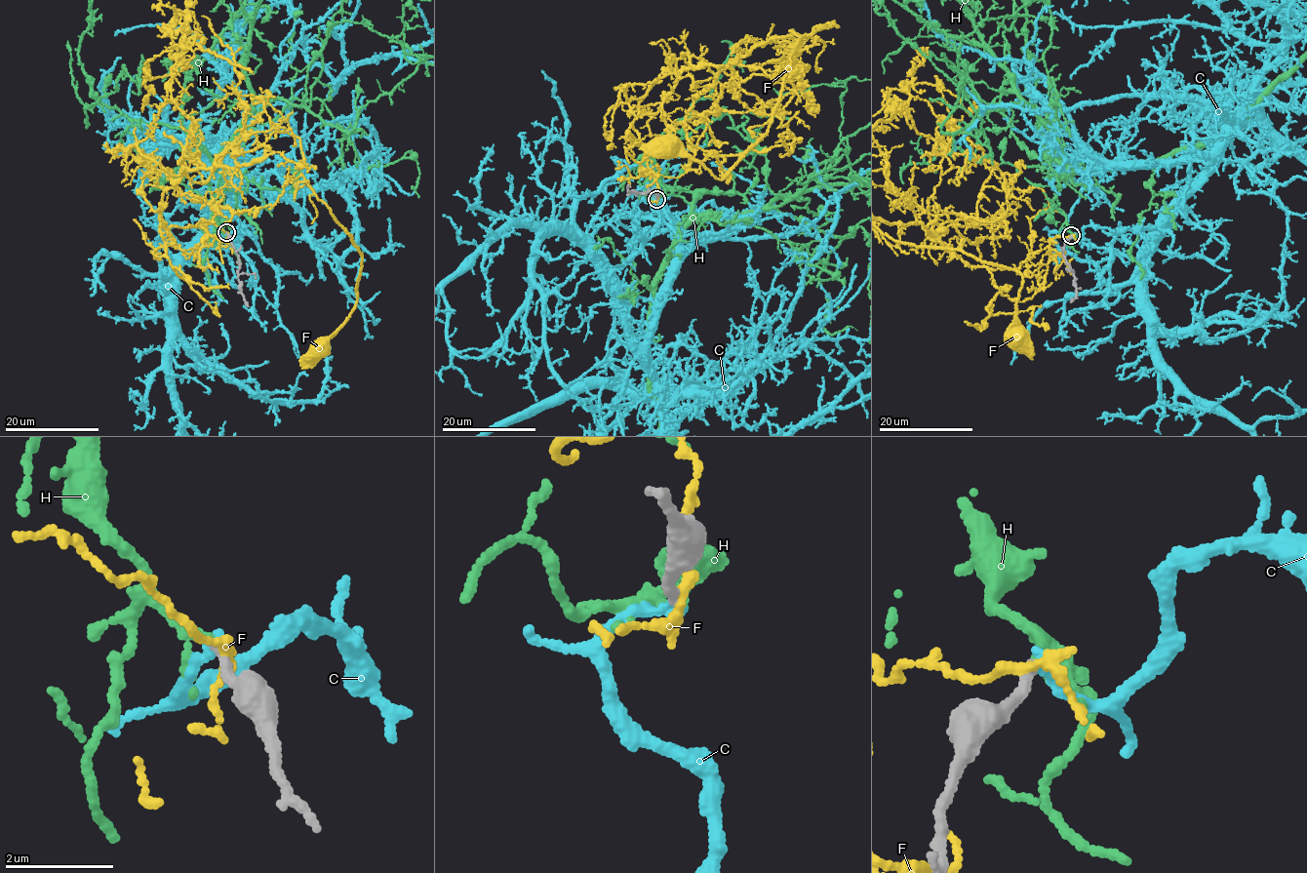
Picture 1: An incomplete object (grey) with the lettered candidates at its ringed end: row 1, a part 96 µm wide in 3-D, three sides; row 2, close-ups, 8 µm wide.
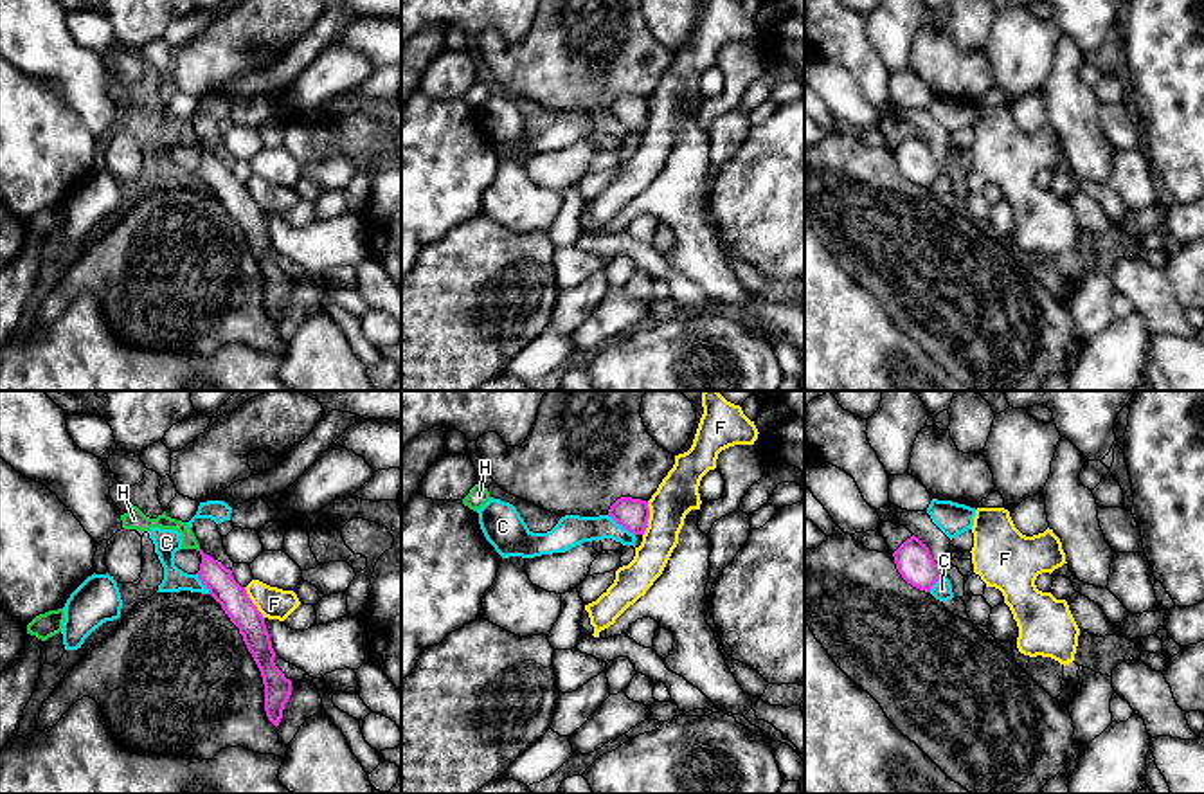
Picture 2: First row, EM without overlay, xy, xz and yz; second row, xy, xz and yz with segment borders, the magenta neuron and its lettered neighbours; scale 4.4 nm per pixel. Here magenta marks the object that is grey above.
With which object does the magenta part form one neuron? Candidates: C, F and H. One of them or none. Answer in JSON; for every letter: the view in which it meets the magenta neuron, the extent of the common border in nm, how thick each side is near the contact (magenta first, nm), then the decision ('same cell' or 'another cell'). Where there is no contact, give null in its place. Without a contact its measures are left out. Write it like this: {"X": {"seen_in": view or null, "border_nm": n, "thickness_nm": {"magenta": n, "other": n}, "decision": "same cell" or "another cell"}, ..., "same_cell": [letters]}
{"C": {"seen_in": "xz", "border_nm": 160, "thickness_nm": {"magenta": 140, "other": 140}, "decision": "another cell"}, "F": {"seen_in": "xz", "border_nm": 150, "thickness_nm": {"magenta": 140, "other": 180}, "decision": "another cell"}, "H": {"seen_in": null, "decision": "same cell"}, "same_cell": ["H"]}

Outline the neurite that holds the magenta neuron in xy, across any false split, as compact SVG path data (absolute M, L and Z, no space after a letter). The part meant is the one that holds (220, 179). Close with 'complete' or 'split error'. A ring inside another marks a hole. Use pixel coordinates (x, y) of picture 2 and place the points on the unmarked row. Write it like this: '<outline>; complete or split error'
M200 146L202 160L196 169L209 191L221 202L230 218L239 225L243 238L252 250L265 281L265 308L277 324L284 301L292 292L292 277L275 263L277 254L263 211L252 200L247 185L241 184L232 167Z; complete

